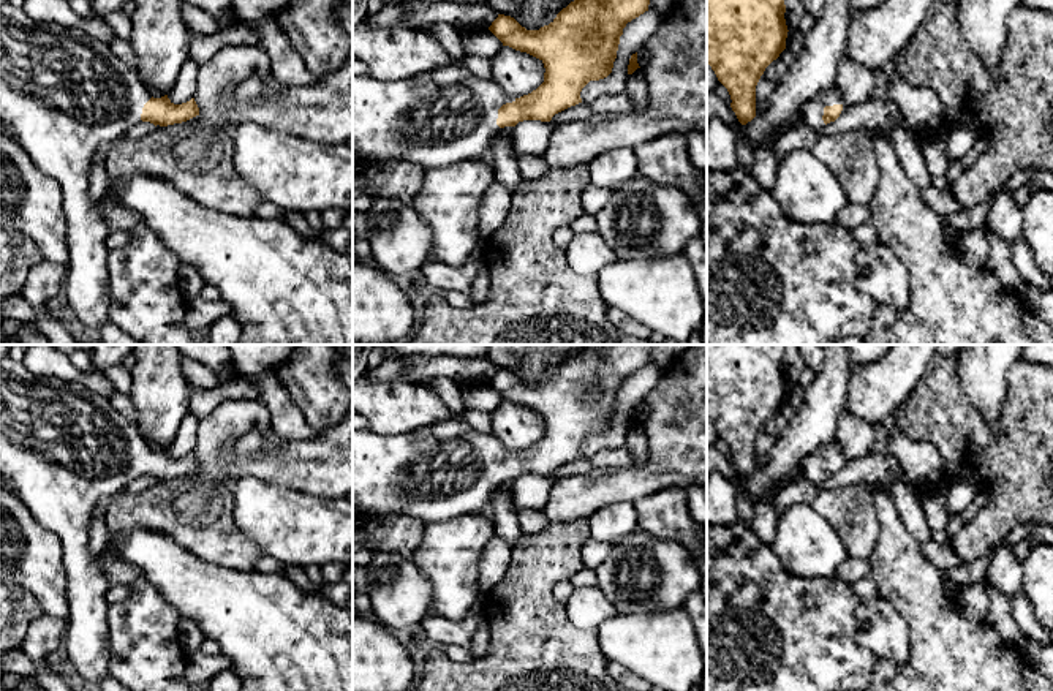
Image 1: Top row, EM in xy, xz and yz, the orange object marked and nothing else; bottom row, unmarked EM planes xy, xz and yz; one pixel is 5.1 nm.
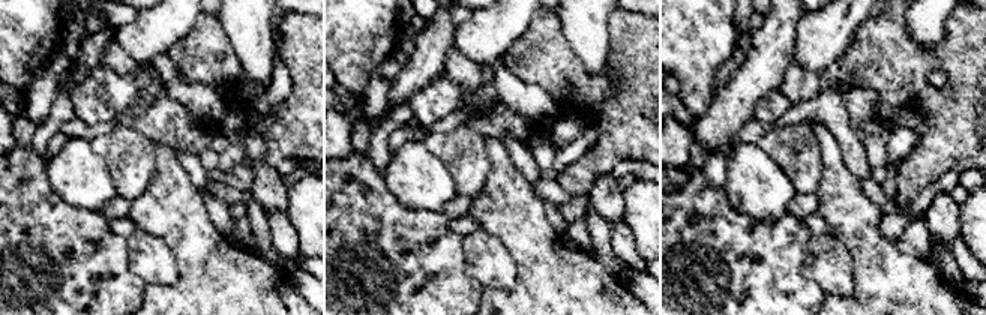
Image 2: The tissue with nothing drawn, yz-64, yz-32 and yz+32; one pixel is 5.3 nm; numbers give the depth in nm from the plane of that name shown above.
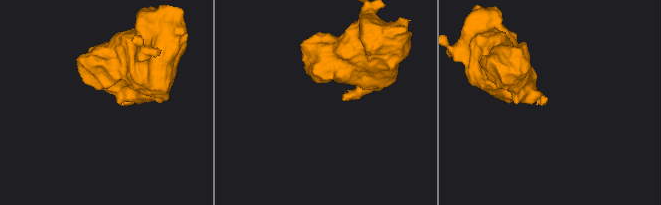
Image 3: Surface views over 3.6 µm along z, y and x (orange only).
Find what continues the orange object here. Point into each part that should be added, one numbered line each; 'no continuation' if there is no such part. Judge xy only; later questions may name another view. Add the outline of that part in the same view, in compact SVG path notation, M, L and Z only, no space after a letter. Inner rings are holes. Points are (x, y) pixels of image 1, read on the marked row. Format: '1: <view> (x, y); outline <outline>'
1: xy (62, 94); outline M8 2L0 5L0 123L13 131L33 163L62 188L70 250L63 293L77 321L89 327L98 329L109 321L111 281L106 239L112 231L103 218L100 201L89 198L92 158L101 144L114 144L142 122L142 108L150 98L152 93L139 74L126 66L109 44L92 38L82 28L35 22L22 8Z

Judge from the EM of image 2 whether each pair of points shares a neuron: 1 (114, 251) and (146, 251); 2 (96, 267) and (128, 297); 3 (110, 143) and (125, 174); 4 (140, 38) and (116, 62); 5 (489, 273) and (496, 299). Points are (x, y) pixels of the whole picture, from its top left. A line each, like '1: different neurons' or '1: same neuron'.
1: different neurons
2: same neuron
3: same neuron
4: different neurons
5: different neurons

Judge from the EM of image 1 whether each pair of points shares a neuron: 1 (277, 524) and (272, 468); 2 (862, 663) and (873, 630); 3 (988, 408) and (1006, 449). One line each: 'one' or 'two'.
1: two
2: two
3: two

